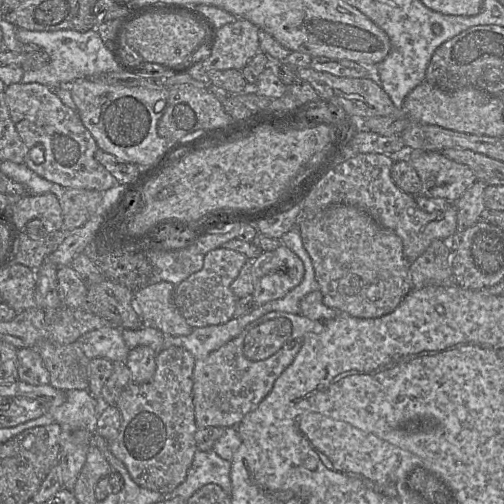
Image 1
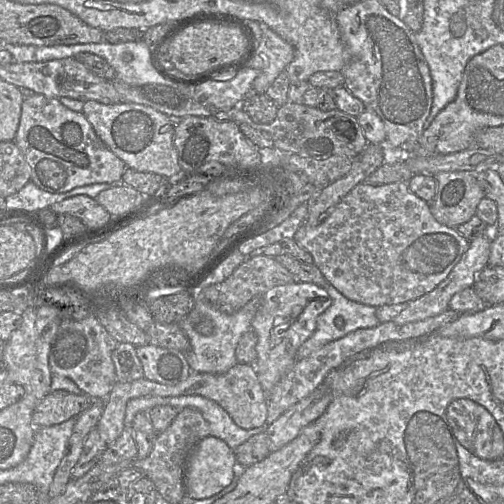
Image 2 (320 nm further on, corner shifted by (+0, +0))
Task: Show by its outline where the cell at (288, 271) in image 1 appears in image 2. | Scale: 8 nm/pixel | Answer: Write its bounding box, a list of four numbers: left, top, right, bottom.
[251,281,332,394]

